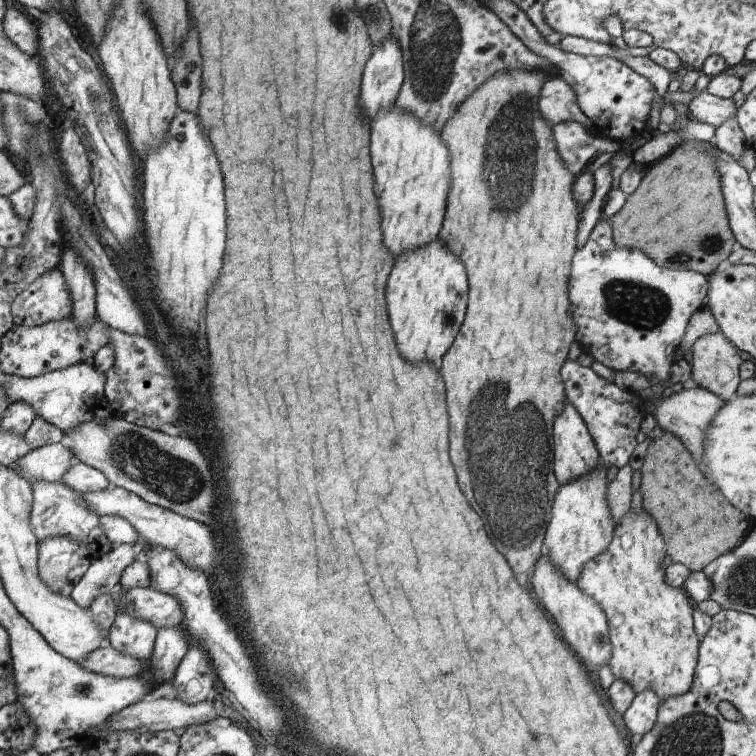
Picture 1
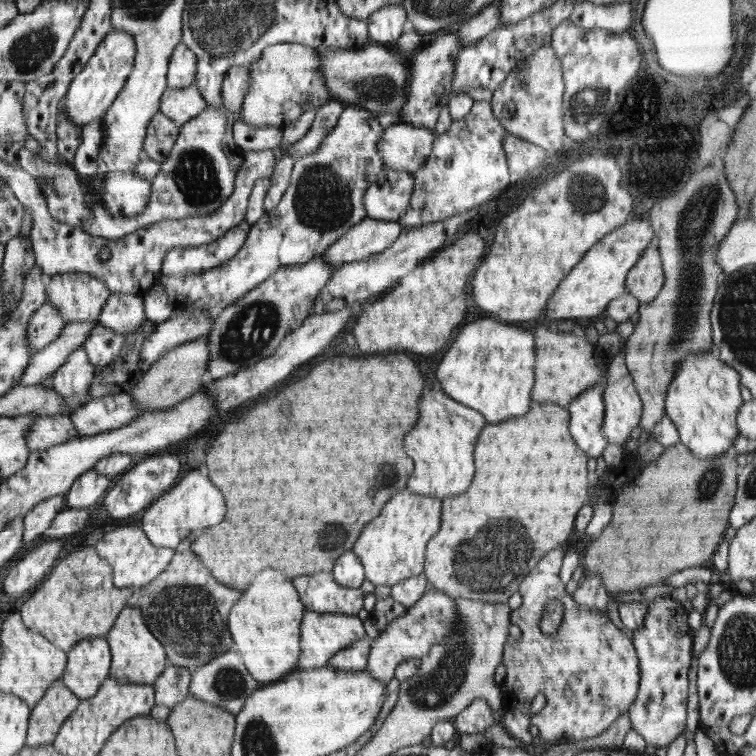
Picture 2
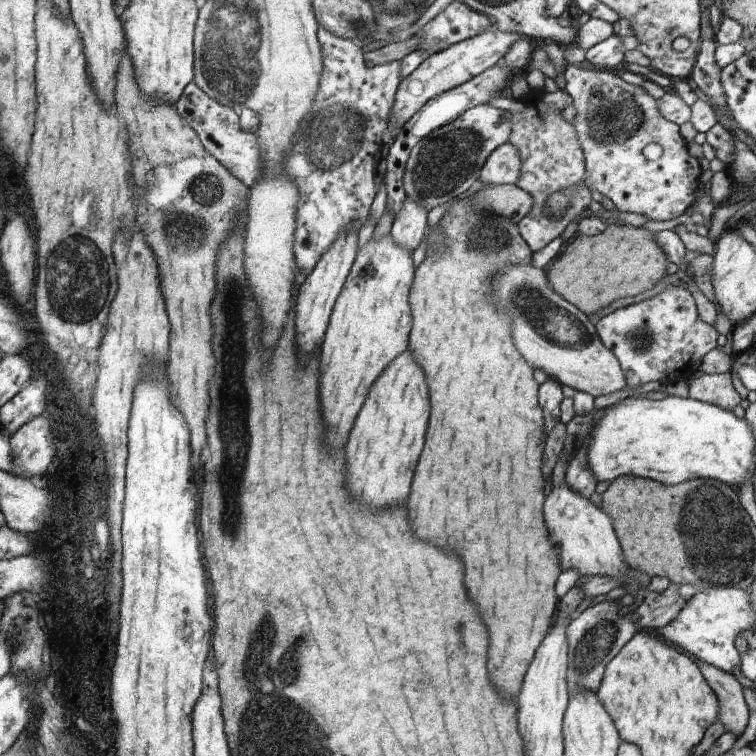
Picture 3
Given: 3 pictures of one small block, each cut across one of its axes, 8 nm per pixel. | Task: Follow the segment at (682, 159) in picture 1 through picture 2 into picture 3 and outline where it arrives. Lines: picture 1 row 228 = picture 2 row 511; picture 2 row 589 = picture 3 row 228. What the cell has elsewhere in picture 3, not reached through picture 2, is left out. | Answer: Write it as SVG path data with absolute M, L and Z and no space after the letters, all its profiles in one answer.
M608 223L607 228L595 236L579 235L564 254L558 255L547 278L560 296L578 306L585 314L598 312L610 303L642 294L666 274L668 256L662 252L654 233L646 228Z

